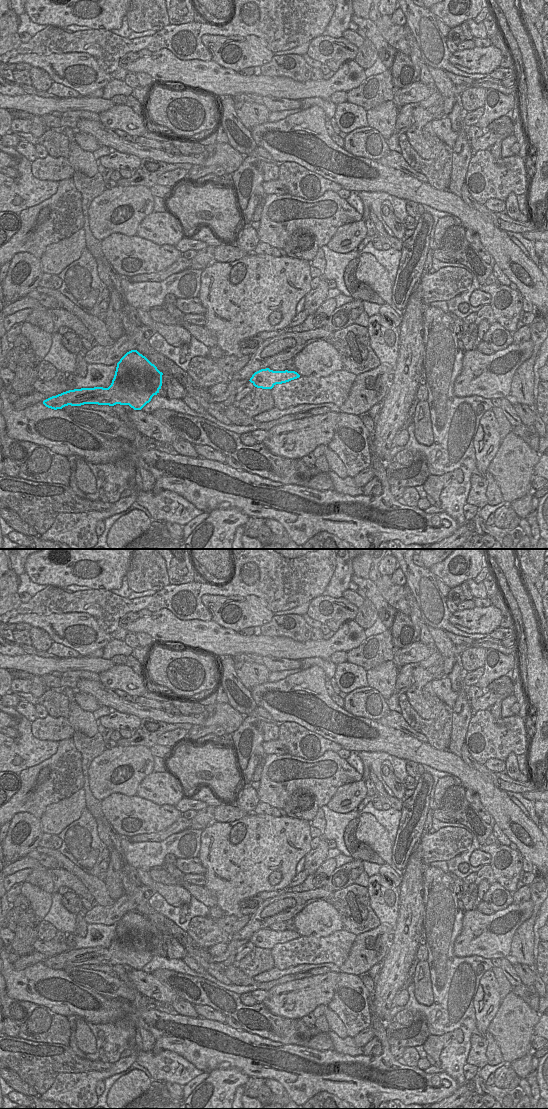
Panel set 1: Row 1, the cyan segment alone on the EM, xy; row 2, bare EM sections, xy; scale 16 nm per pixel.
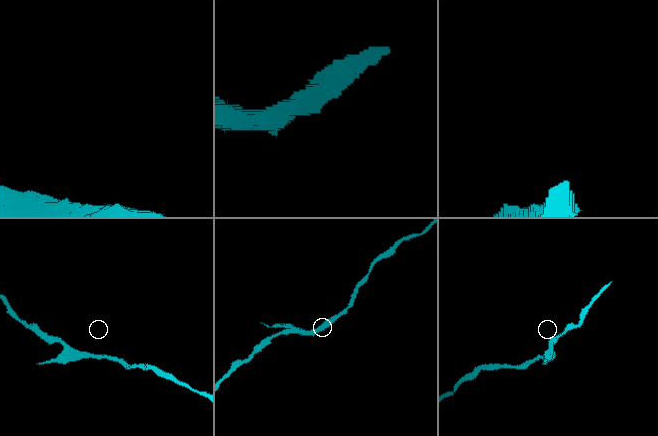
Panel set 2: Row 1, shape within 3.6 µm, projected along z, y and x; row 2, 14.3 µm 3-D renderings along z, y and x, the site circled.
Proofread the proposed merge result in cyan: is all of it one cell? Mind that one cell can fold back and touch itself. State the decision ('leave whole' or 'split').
split

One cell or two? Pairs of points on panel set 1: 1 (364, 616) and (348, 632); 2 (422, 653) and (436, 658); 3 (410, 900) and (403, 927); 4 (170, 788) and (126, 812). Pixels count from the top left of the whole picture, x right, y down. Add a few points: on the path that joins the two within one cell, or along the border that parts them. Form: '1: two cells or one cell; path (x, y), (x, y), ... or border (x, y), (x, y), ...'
1: two cells; border (353, 620), (364, 630)
2: two cells; border (437, 650), (428, 657), (412, 664)
3: one cell; path (410, 907), (410, 917), (408, 920)
4: two cells; border (136, 794), (157, 804), (171, 805)

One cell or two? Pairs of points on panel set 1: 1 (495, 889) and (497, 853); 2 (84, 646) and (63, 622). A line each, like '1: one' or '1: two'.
1: two
2: one

